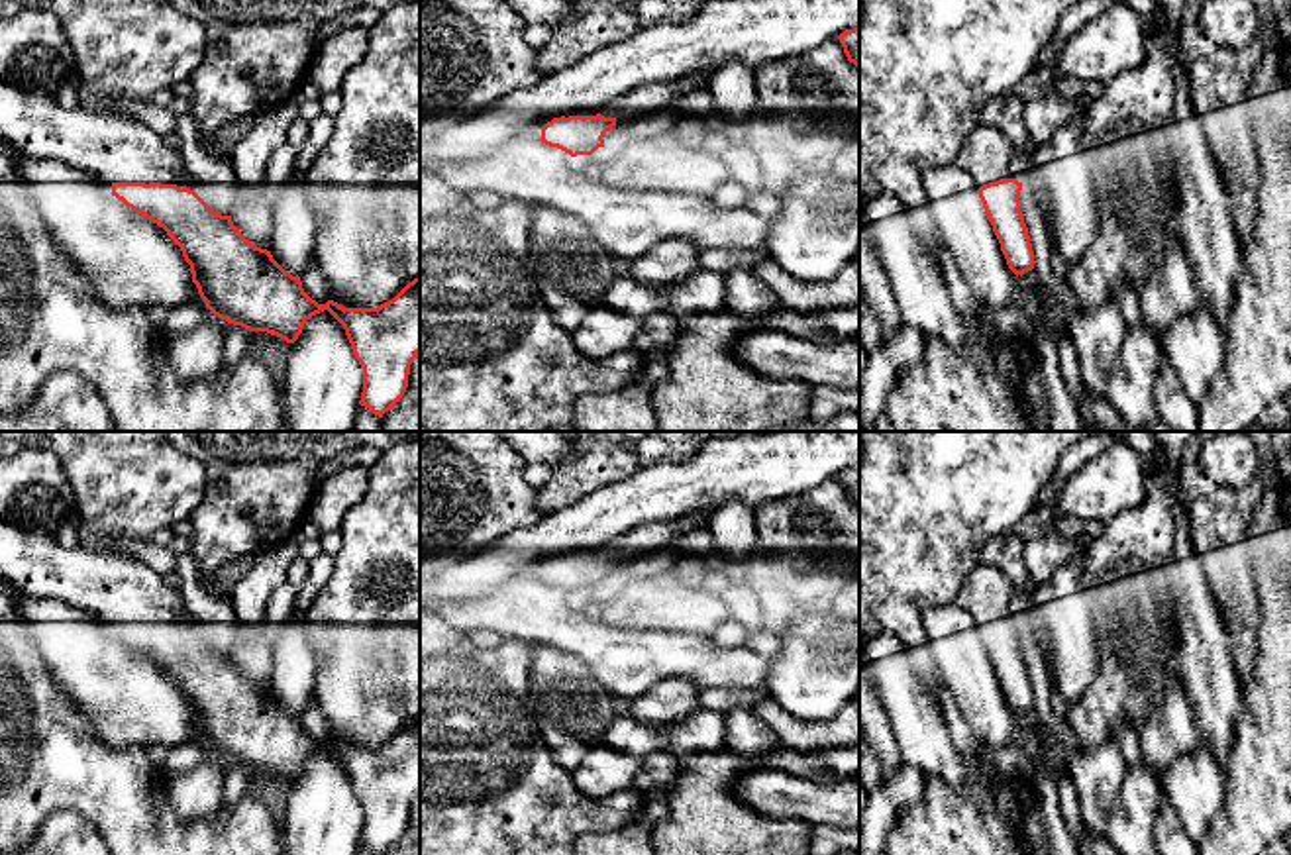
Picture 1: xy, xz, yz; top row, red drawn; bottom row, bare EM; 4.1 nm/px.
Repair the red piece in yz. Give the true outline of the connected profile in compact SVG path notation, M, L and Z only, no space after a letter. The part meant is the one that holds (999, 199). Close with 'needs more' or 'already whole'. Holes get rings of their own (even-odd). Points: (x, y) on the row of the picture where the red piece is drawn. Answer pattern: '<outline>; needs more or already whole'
M977 126L961 147L957 165L979 188L1007 265L1018 277L1034 269L1034 251L1020 212L1022 182L1008 171L1012 151L1012 143L999 127Z; needs more

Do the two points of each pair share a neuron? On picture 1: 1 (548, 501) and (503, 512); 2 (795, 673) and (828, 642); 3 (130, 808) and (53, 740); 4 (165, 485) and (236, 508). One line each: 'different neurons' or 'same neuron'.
1: different neurons
2: same neuron
3: same neuron
4: different neurons

